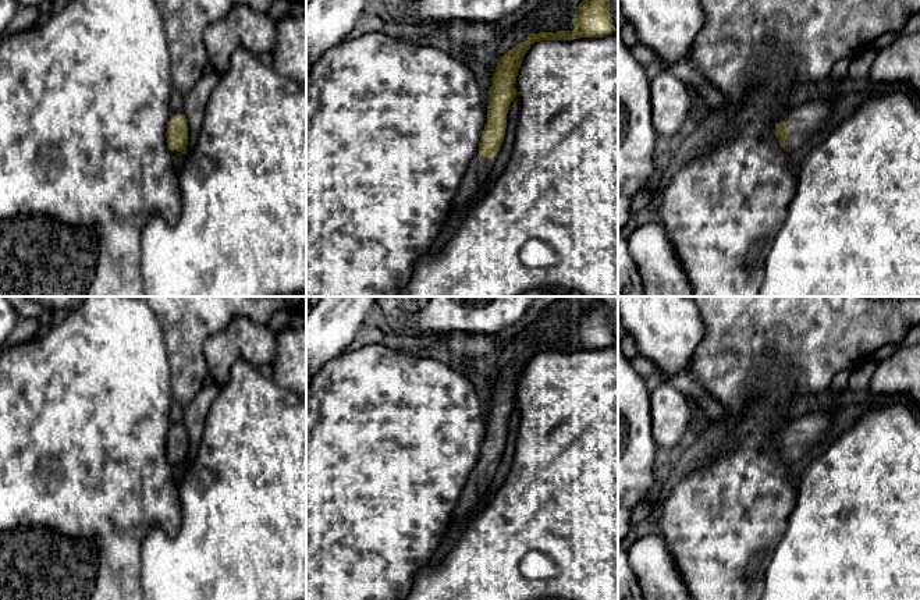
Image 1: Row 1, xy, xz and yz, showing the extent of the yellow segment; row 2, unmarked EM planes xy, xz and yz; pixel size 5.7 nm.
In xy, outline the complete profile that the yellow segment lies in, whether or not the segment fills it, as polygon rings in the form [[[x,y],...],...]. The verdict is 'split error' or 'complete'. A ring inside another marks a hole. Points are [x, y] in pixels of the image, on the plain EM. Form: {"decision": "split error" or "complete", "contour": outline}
{"decision": "split error", "contour": [[[180,418],[170,423],[166,450],[171,466],[181,471],[188,462],[188,434]]]}

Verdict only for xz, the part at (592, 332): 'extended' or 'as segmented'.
extended

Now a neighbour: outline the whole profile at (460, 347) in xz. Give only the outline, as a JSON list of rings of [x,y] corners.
[[[451,331],[441,335],[438,347],[433,349],[409,349],[399,351],[404,355],[431,355],[444,356],[448,361],[457,363],[469,361],[487,361],[493,356],[495,349],[500,347],[494,335],[490,334],[472,334],[465,331]]]

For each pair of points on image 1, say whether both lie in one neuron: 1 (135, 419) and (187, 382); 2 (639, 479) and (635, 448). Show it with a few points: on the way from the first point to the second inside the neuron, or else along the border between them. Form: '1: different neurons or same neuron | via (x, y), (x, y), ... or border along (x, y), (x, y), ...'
1: different neurons | border along (167, 361), (169, 384), (176, 407)
2: same neuron | via (635, 472), (635, 455)

